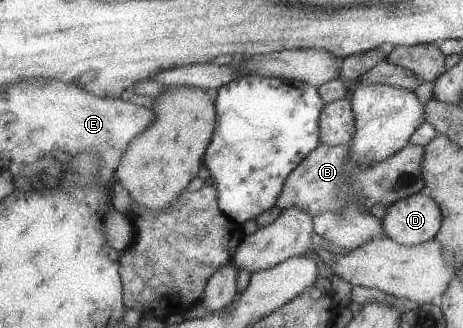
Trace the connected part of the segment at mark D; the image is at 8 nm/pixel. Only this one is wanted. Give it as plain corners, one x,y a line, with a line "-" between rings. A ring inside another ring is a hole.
426,191
392,203
383,217
386,236
404,245
418,245
436,238
443,221
439,203

